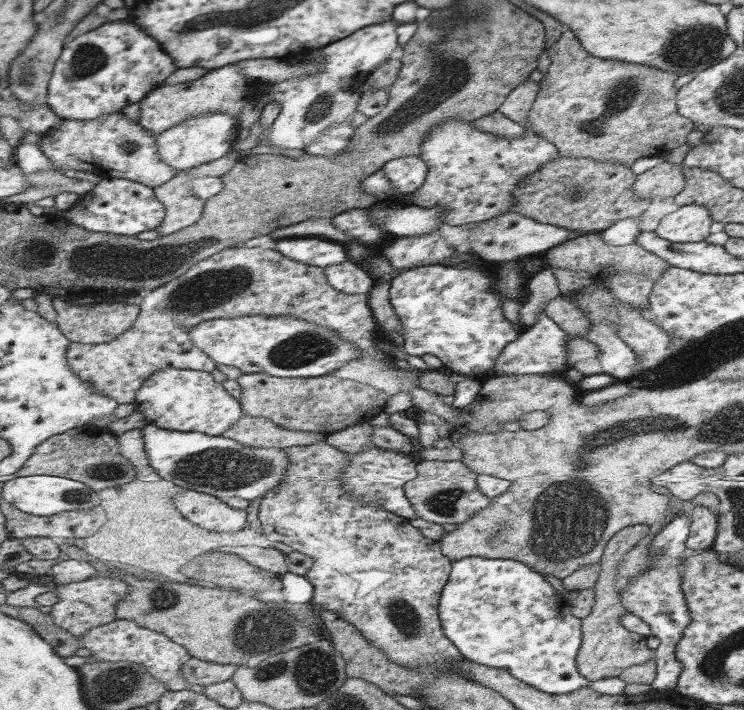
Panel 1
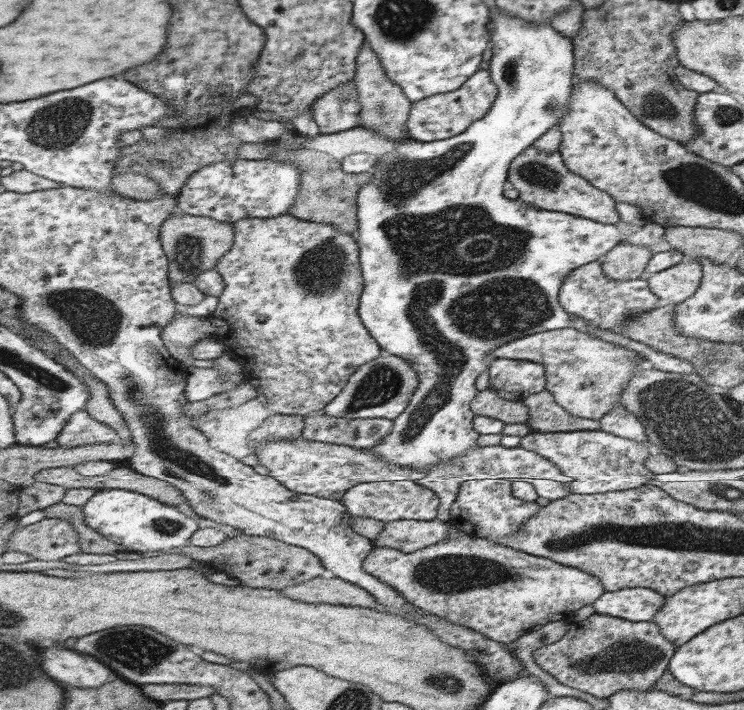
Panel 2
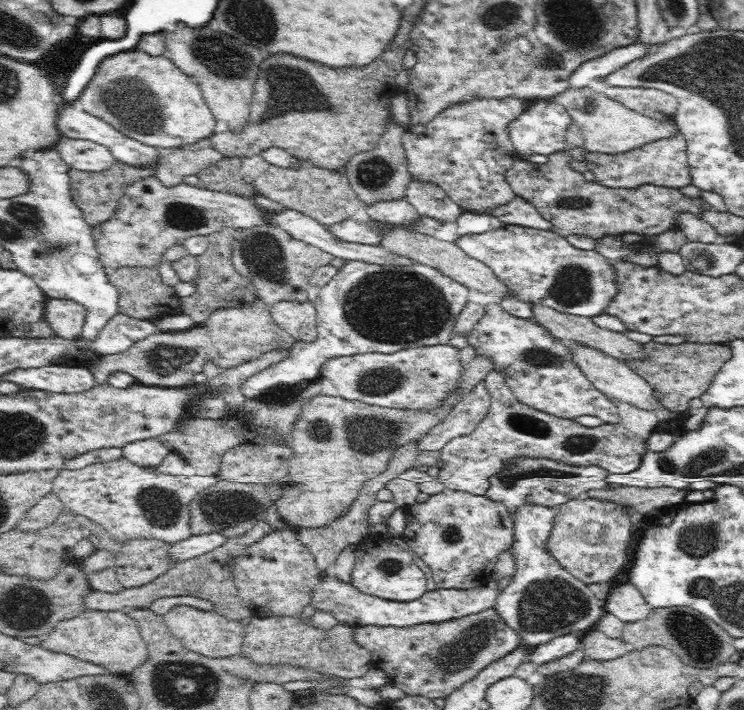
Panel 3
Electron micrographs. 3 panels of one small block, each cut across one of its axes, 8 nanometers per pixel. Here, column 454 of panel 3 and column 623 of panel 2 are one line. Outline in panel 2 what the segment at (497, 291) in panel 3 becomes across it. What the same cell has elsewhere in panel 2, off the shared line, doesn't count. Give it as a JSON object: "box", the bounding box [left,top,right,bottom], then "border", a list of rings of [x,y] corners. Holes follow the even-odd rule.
{"box":[600,242,652,280],"border":[[[620,242],[600,263],[608,278],[634,280],[643,277],[646,265],[652,257],[652,252],[646,246]]]}

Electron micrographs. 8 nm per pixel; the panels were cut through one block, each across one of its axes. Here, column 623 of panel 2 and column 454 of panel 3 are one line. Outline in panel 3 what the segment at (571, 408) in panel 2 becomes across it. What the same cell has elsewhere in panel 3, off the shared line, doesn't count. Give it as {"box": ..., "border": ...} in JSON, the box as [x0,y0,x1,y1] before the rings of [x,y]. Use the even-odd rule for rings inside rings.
{"box":[320,344,464,412],"border":[[[423,344],[418,348],[402,349],[392,354],[366,352],[354,356],[334,356],[322,364],[320,375],[329,378],[342,394],[351,395],[356,401],[378,406],[383,410],[391,408],[429,412],[445,403],[446,398],[460,386],[464,364],[460,362],[458,351],[452,344]]]}

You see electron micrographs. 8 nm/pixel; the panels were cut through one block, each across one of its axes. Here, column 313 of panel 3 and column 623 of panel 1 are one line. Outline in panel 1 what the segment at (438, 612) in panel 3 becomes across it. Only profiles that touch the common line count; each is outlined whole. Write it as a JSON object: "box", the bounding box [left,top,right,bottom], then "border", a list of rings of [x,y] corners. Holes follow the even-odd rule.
{"box":[623,515,693,691],"border":[[[679,515],[672,523],[661,528],[659,534],[651,543],[653,562],[650,568],[628,582],[623,591],[624,607],[628,612],[639,616],[648,626],[651,635],[660,639],[658,648],[654,651],[656,663],[656,678],[651,686],[657,691],[672,690],[678,683],[680,672],[683,672],[682,661],[676,653],[680,640],[683,639],[686,628],[692,623],[690,606],[687,604],[684,585],[684,563],[693,553],[687,548],[688,536],[691,535],[691,518]]]}

